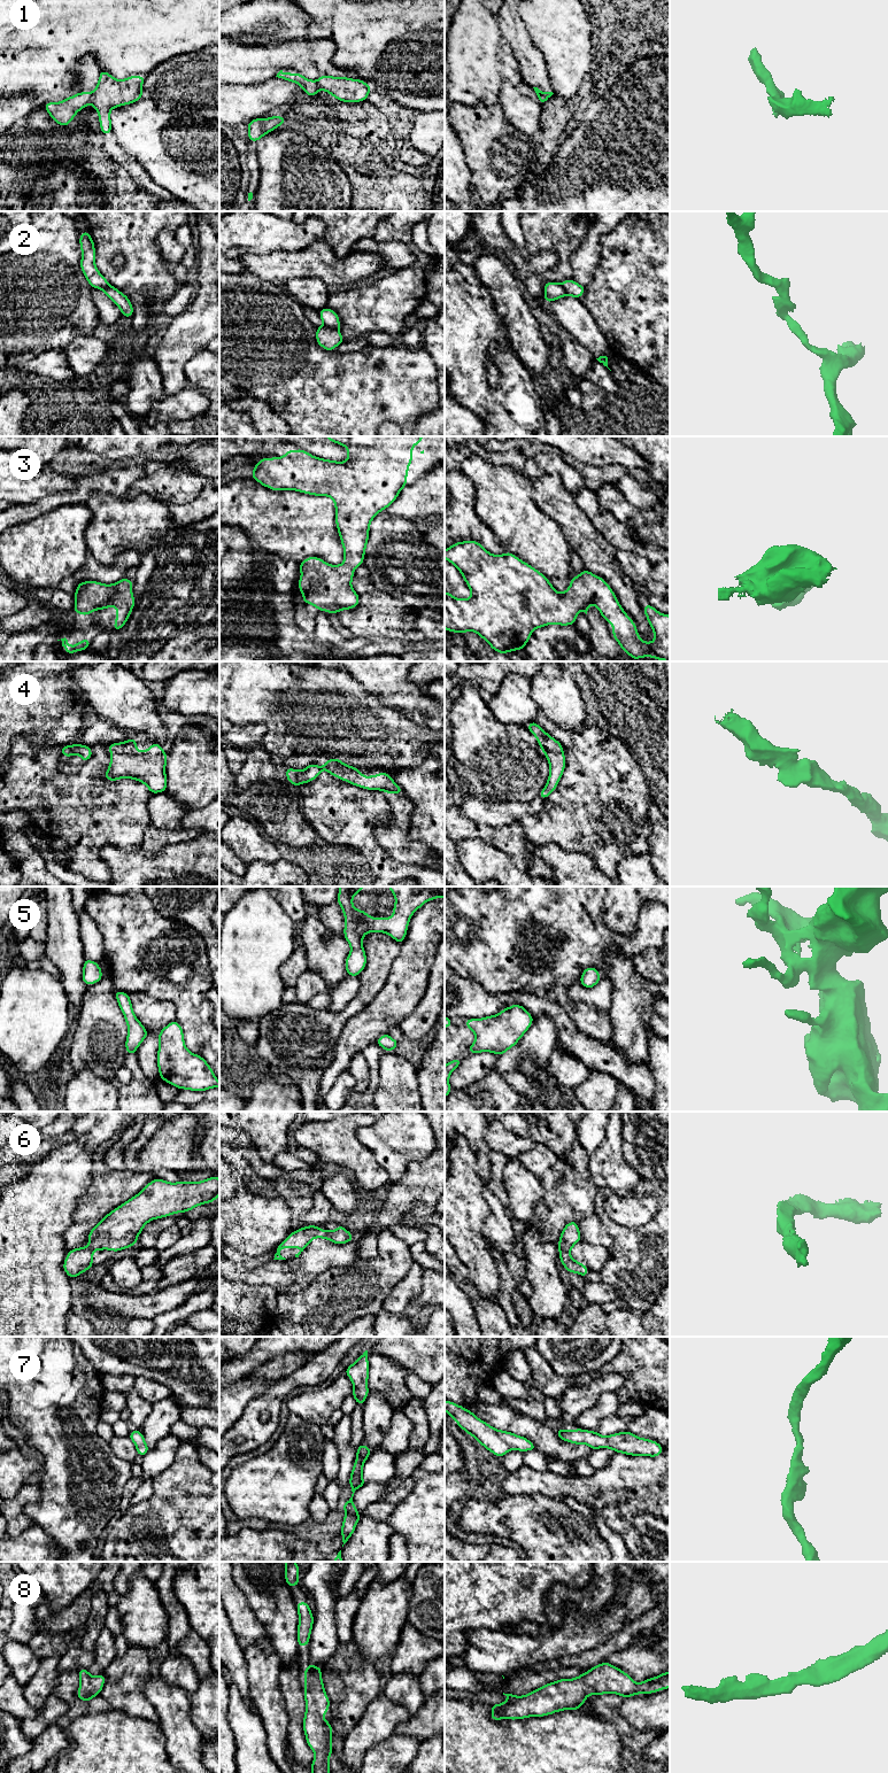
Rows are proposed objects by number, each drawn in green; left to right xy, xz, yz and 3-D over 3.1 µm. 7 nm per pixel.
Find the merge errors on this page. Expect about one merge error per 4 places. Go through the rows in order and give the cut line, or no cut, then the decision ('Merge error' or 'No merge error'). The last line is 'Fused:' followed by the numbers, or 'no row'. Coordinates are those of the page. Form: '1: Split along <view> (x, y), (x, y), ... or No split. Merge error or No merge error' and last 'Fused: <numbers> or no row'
1: Split along xy (93, 92), (90, 102). Merge error
2: Split along xz (324, 324), (337, 330). Merge error
3: No split. No merge error
4: No split. No merge error
5: No split. No merge error
6: No split. No merge error
7: No split. No merge error
8: No split. No merge error
Fused: 1, 2

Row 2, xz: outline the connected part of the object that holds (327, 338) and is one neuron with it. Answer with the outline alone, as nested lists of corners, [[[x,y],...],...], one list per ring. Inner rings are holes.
[[[325,325],[316,328],[316,341],[325,350],[333,350],[345,341],[345,338],[338,330],[333,330]]]

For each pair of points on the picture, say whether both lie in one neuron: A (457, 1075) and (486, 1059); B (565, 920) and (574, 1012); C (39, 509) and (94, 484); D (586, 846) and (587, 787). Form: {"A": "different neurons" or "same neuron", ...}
{"A": "same neuron", "B": "same neuron", "C": "same neuron", "D": "same neuron"}

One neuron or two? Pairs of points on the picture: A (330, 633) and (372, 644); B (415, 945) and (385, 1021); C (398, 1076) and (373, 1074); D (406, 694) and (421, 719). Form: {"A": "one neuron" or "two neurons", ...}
{"A": "one neuron", "B": "one neuron", "C": "two neurons", "D": "one neuron"}

